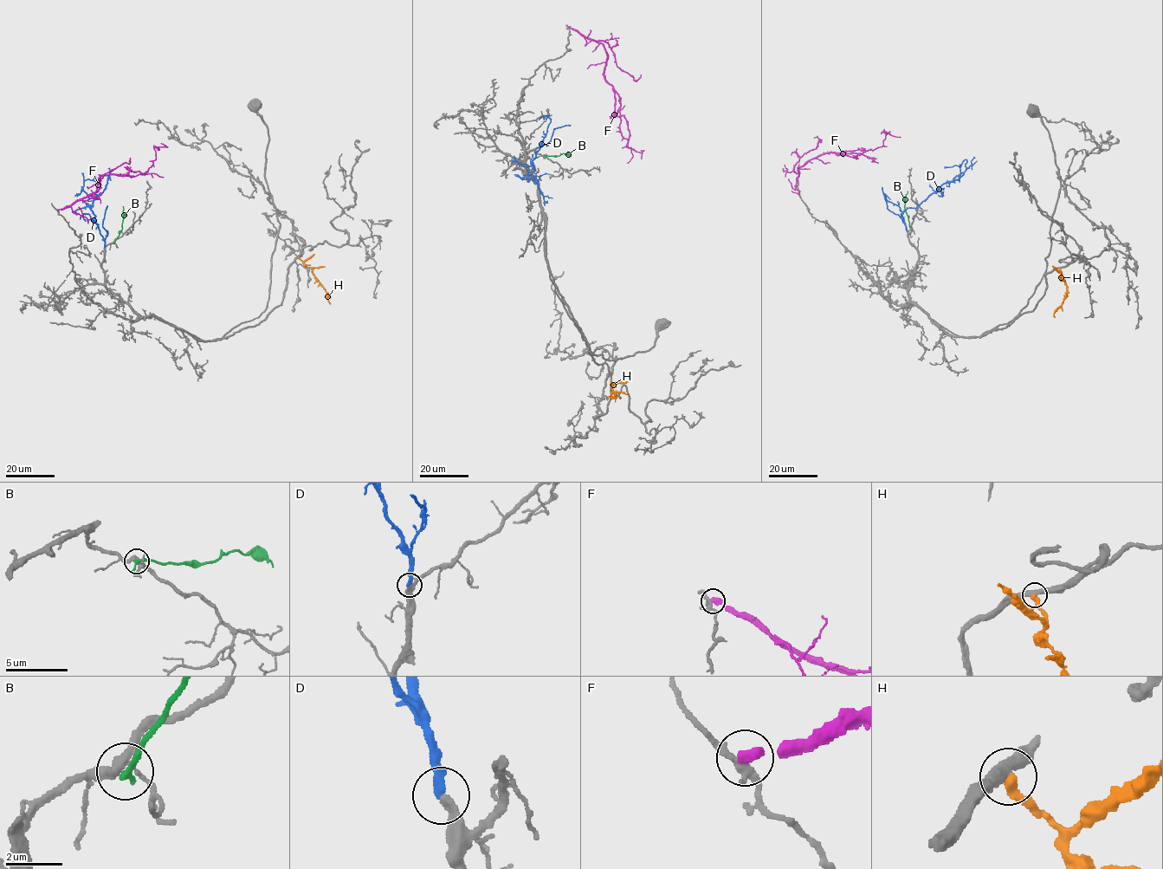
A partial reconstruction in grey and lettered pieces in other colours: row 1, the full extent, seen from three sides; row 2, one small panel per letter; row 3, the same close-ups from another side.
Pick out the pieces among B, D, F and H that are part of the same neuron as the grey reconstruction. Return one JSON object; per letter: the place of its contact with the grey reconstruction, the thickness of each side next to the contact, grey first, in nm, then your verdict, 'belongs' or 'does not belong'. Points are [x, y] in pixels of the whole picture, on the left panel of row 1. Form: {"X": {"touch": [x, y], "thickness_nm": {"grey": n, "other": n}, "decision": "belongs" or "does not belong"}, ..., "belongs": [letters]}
{"B": {"touch": [113, 243], "thickness_nm": {"grey": 260, "other": 260}, "decision": "does not belong"}, "D": {"touch": [105, 247], "thickness_nm": {"grey": 300, "other": 320}, "decision": "belongs"}, "F": {"touch": [57, 210], "thickness_nm": {"grey": 300, "other": 400}, "decision": "does not belong"}, "H": {"touch": [298, 256], "thickness_nm": {"grey": 420, "other": 360}, "decision": "does not belong"}, "belongs": ["D"]}

